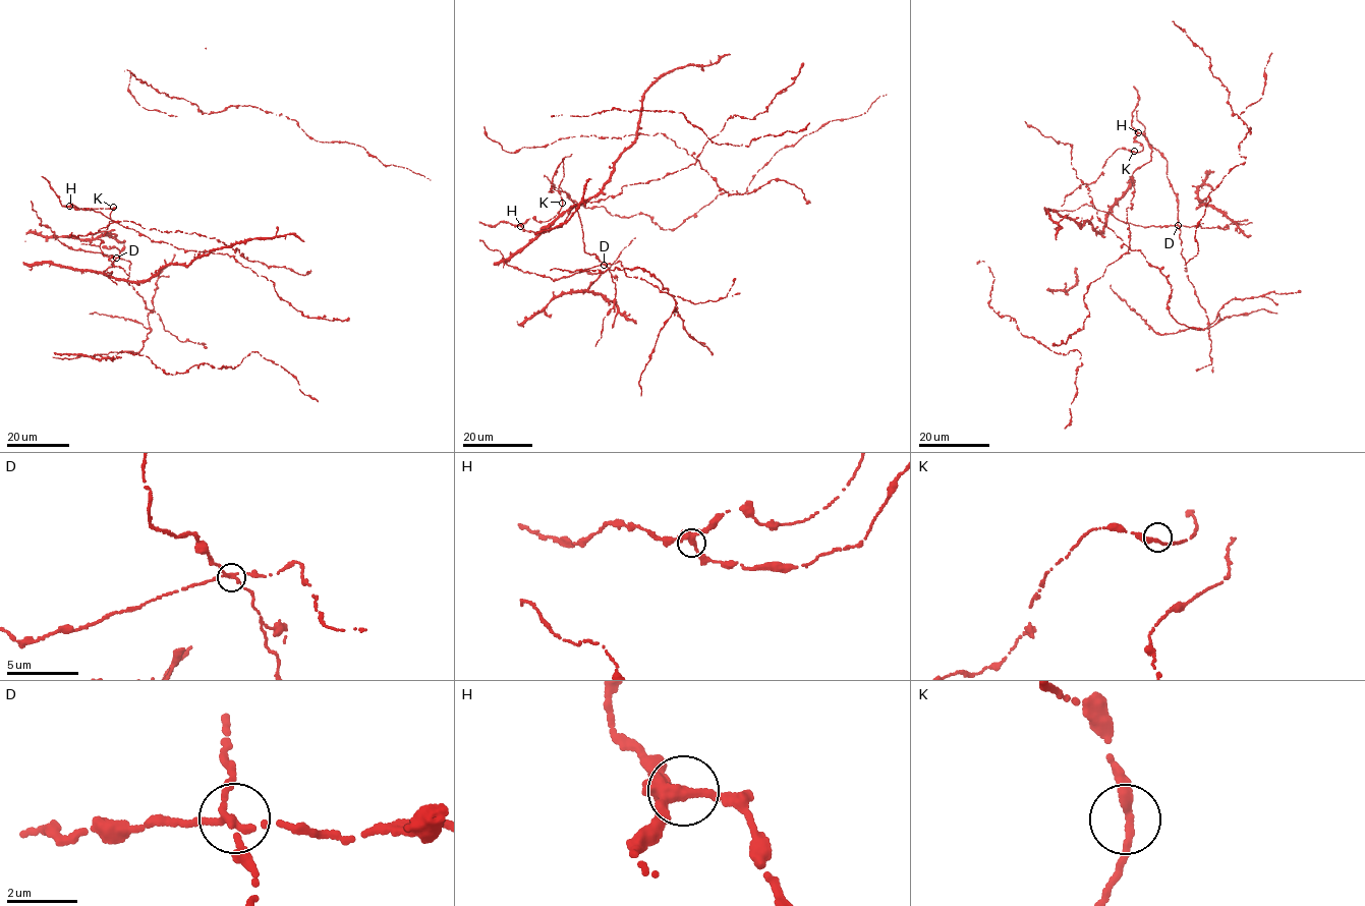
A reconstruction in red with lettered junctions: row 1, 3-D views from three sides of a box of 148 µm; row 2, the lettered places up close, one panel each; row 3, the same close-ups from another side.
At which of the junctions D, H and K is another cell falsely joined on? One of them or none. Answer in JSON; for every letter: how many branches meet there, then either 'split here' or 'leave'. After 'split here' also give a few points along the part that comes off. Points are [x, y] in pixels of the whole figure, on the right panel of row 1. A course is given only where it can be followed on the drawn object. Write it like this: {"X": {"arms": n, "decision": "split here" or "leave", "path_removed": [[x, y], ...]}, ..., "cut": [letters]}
{"D": {"arms": 3, "decision": "split here", "path_removed": [[1178, 225], [1125, 223], [1086, 204], [1072, 211], [1058, 211]]}, "H": {"arms": 3, "decision": "leave"}, "K": {"arms": 2, "decision": "leave"}, "cut": ["D"]}

